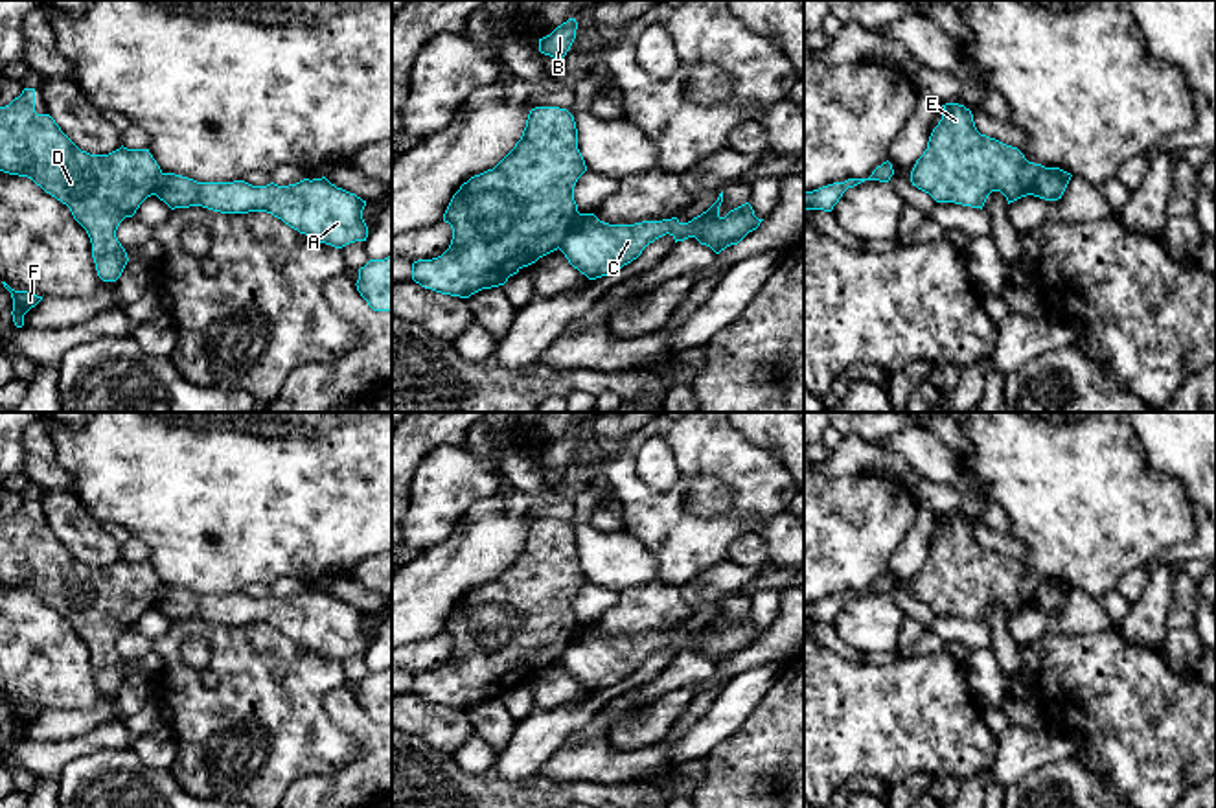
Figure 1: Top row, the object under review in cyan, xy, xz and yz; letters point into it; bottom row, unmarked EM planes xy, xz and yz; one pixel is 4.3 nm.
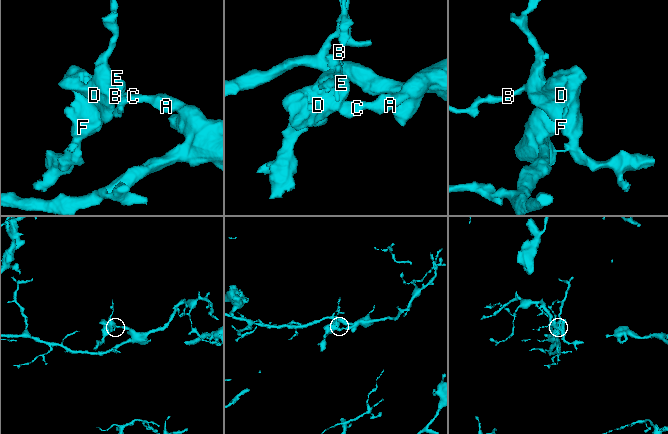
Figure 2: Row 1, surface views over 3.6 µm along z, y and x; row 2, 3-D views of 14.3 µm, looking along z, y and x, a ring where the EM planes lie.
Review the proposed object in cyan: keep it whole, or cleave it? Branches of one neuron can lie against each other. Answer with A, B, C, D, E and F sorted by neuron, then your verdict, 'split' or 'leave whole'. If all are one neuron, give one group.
A C / B D E F; split

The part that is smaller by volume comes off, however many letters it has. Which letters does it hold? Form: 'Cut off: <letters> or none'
Cut off: B, D, E, F

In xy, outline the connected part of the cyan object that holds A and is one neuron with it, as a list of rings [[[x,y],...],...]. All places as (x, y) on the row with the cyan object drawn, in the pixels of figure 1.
[[[162,173],[155,195],[171,210],[202,206],[221,214],[267,212],[300,234],[335,248],[368,237],[362,219],[366,201],[337,188],[326,177],[304,179],[289,186],[274,182],[252,186],[245,180],[197,182],[182,175]]]

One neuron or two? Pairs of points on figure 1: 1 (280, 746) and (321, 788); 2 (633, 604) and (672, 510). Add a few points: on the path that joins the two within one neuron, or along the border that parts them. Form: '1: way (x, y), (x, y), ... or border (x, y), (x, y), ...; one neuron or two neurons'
1: border (350, 764), (328, 773), (298, 777), (287, 788); two neurons
2: border (657, 580), (679, 588); two neurons

